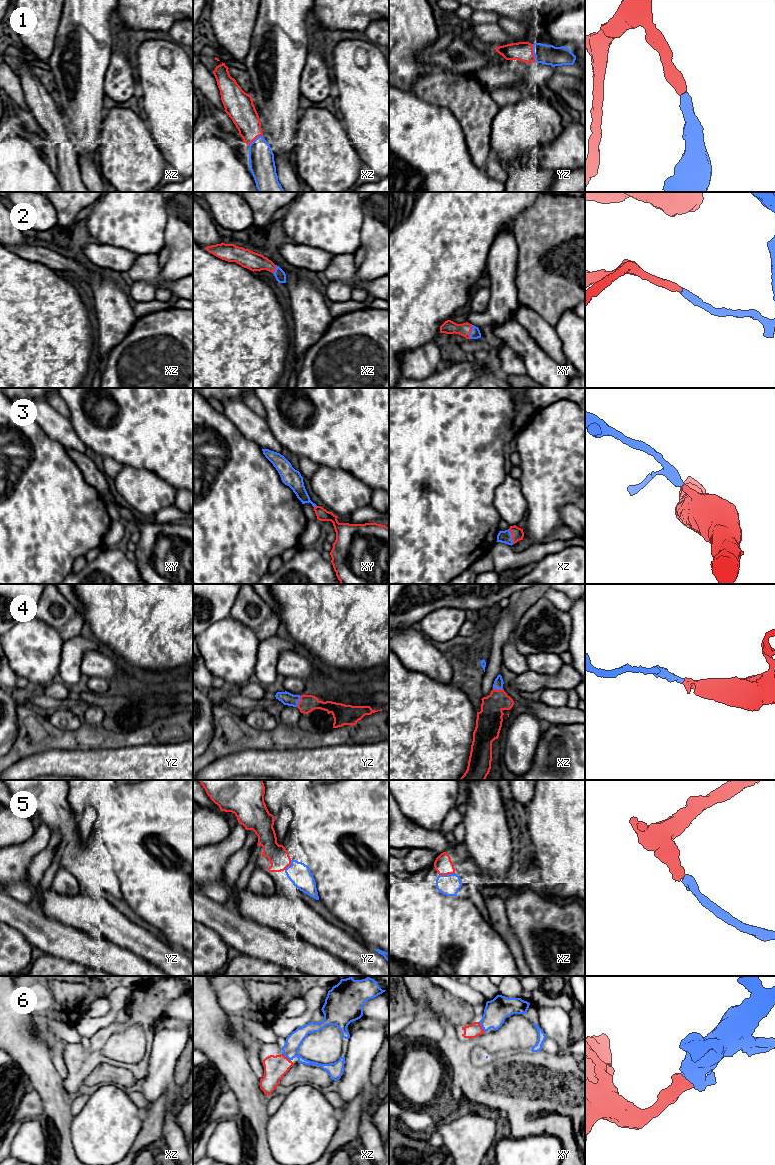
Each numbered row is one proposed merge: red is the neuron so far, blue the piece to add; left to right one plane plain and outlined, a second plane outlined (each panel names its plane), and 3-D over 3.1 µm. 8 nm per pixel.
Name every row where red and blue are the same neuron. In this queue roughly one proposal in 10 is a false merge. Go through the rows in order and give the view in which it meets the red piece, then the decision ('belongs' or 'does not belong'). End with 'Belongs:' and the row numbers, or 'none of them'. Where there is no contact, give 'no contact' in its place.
1: meets red in yz; belongs
2: meets red in xy; belongs
3: meets red in xz; belongs
4: meets red in yz; belongs
5: meets red in xz; belongs
6: meets red in xy; belongs
Belongs: 1, 2, 3, 4, 5, 6

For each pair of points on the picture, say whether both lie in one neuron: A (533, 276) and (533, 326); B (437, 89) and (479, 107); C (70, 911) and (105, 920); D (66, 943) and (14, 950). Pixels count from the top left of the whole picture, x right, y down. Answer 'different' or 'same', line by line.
A: different
B: same
C: same
D: different

